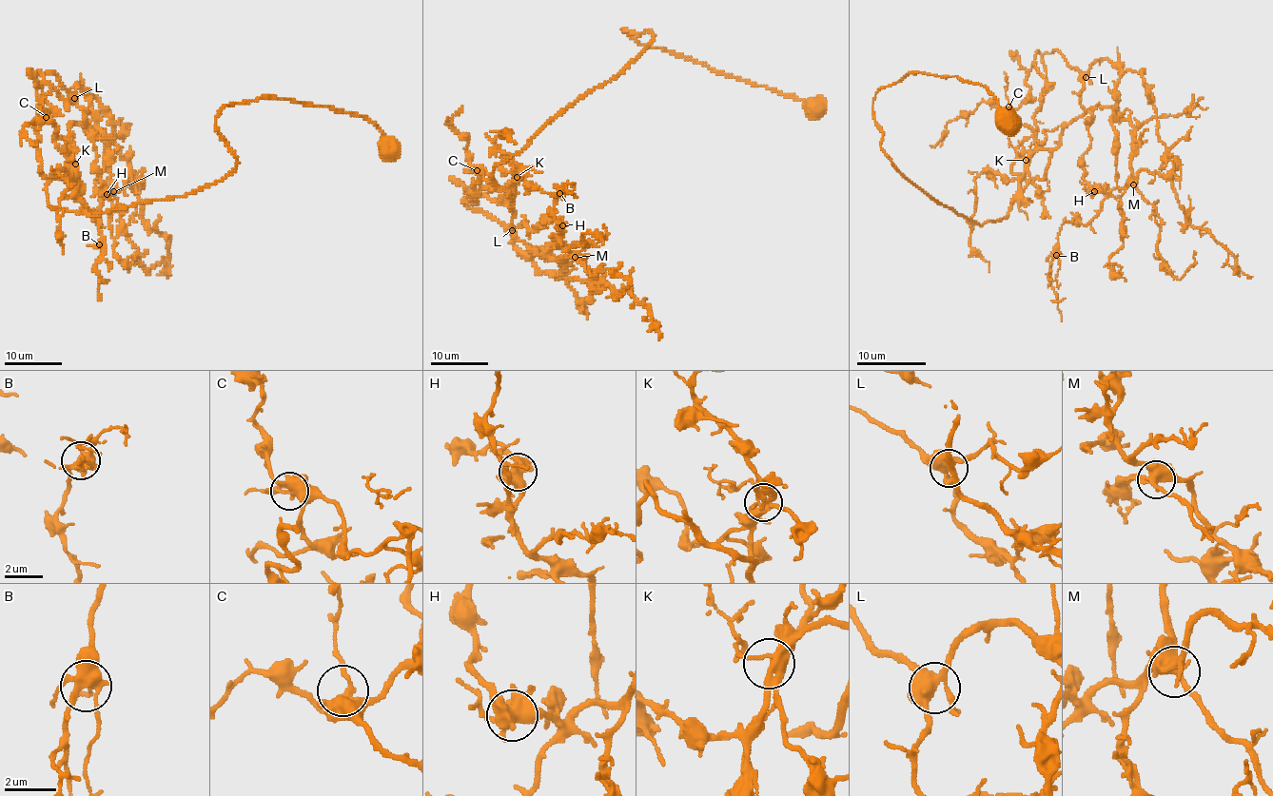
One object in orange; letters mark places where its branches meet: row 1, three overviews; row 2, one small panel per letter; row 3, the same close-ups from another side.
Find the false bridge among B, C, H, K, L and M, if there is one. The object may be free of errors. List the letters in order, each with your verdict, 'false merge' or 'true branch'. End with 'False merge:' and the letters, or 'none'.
B: true branch
C: true branch
H: true branch
K: true branch
L: true branch
M: true branch
False merge: none

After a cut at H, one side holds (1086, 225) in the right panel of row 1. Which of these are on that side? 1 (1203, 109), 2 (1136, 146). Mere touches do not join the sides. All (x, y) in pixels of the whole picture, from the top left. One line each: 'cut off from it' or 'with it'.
1: with it
2: with it

